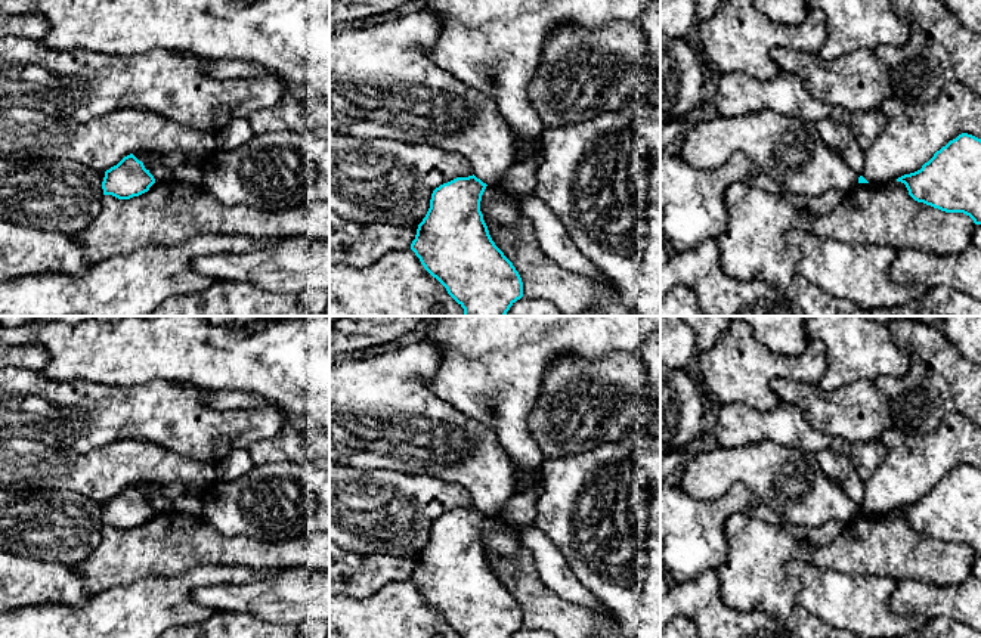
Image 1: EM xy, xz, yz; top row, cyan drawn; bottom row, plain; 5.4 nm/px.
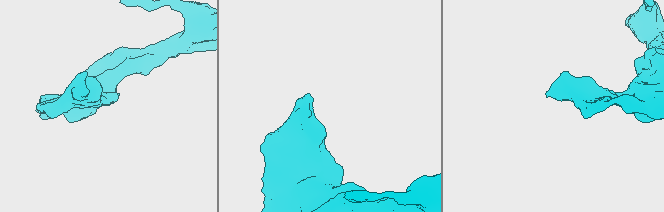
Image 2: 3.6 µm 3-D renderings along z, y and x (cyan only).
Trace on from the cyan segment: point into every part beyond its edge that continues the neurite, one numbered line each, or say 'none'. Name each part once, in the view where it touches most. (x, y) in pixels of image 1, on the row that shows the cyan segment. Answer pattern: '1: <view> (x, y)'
none

